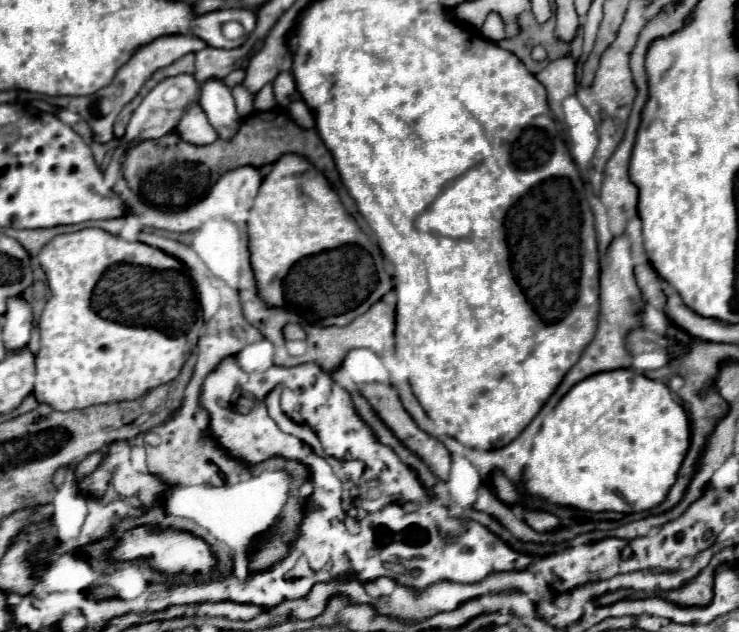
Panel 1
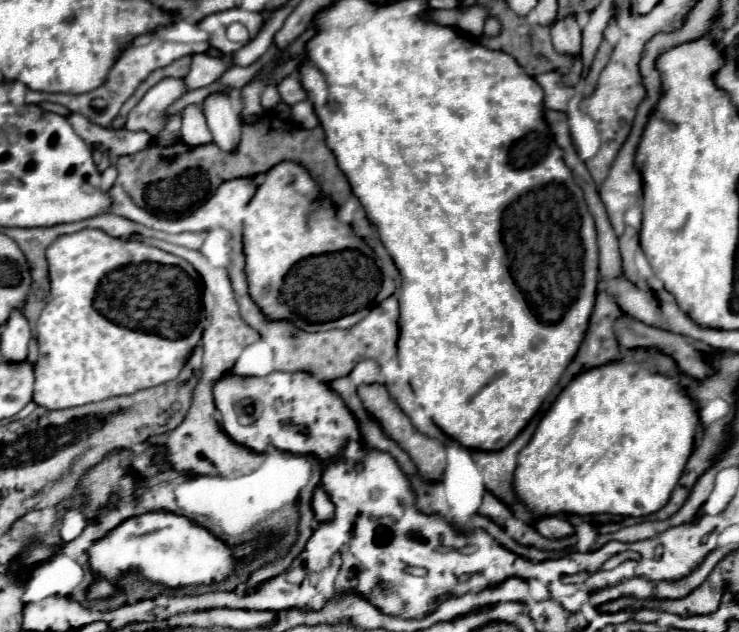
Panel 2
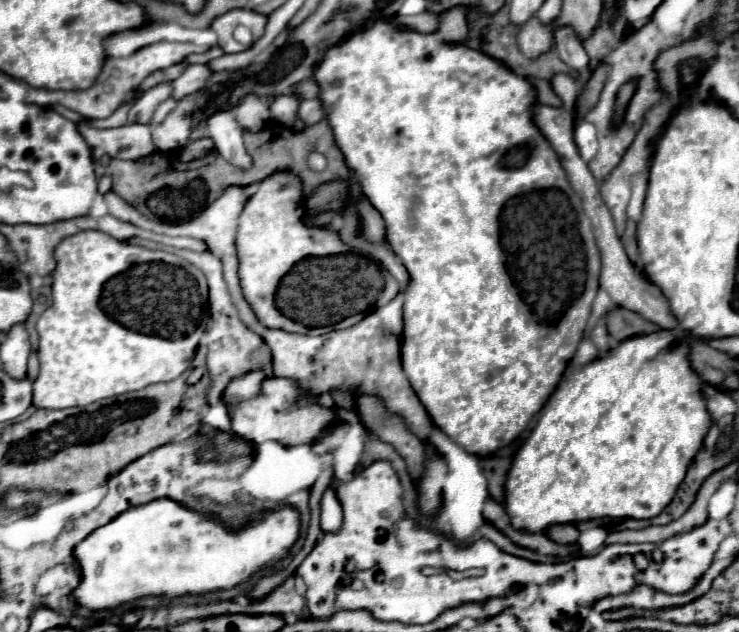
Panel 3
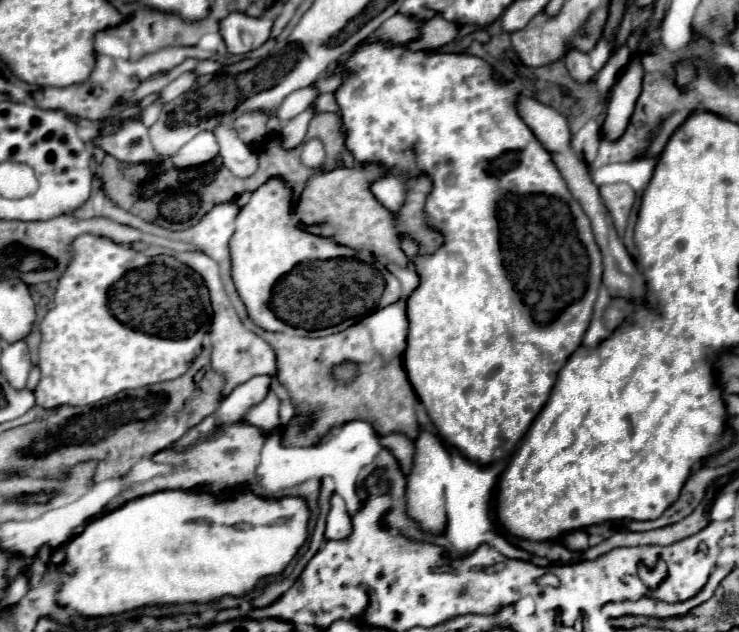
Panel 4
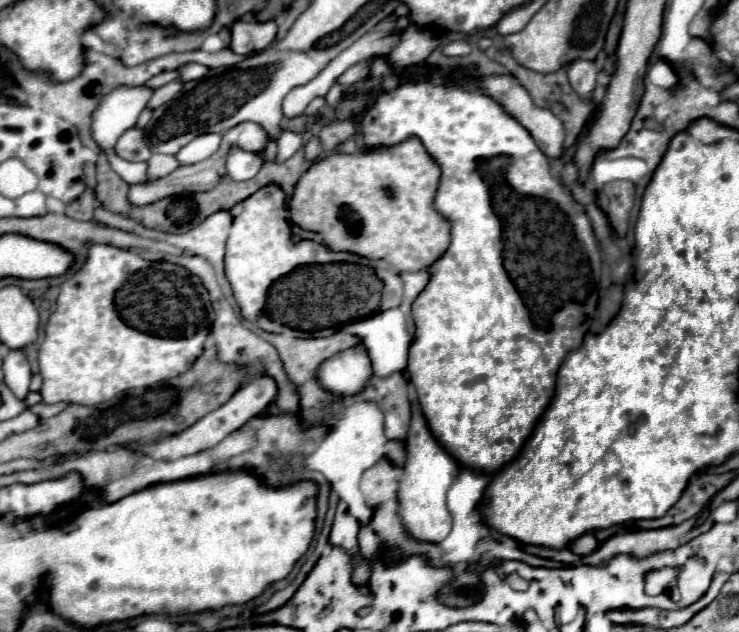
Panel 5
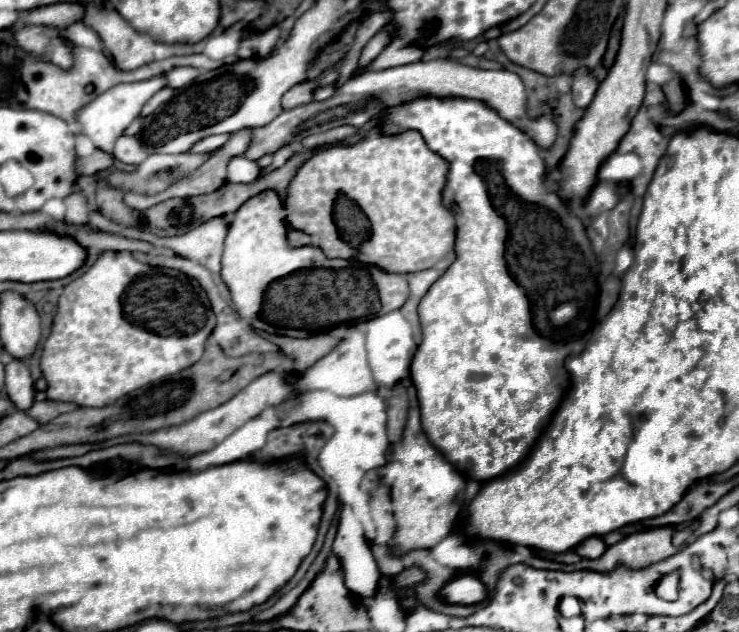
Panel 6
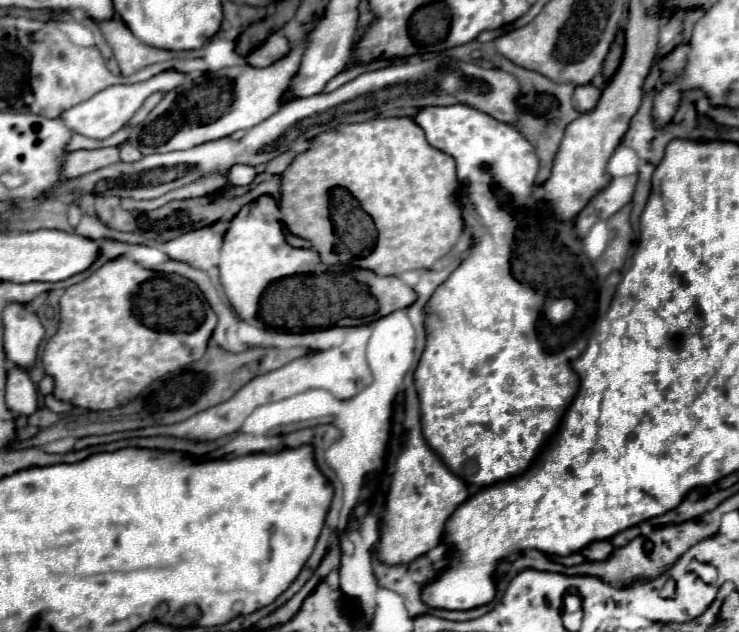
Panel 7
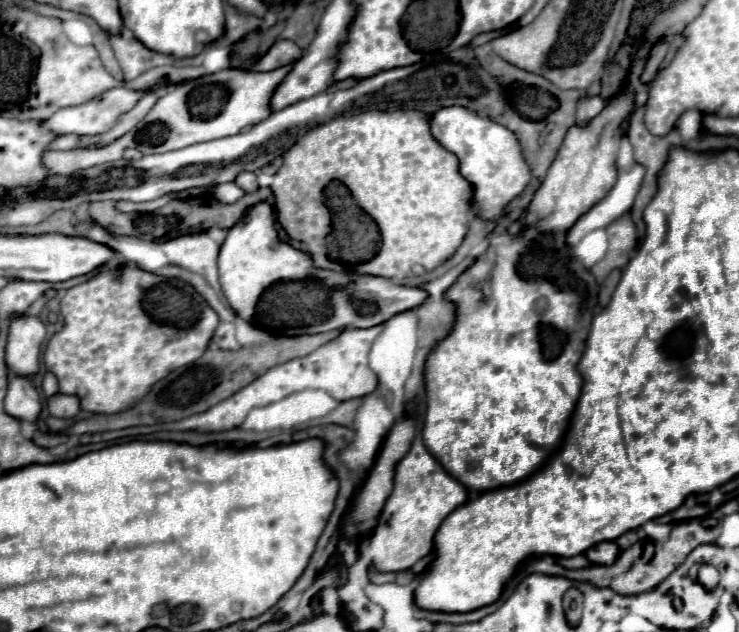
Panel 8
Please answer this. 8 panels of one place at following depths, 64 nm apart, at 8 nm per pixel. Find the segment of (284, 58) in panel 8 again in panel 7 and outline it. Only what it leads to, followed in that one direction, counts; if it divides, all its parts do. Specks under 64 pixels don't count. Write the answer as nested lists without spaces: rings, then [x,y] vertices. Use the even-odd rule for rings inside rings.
[[[276,32],[276,34],[272,34],[260,48],[256,48],[248,58],[246,58],[246,62],[250,64],[250,66],[254,66],[254,68],[266,68],[266,66],[270,66],[270,64],[274,64],[276,60],[280,60],[280,58],[284,58],[288,52],[290,52],[290,42],[280,34],[280,32]]]

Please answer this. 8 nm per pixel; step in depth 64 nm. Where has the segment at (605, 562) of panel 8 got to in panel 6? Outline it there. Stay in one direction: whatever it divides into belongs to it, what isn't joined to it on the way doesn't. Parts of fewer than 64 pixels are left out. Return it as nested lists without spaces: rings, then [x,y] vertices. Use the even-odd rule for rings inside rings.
[[[588,538],[584,540],[574,552],[580,554],[582,558],[600,558],[608,546],[604,544],[602,538]]]

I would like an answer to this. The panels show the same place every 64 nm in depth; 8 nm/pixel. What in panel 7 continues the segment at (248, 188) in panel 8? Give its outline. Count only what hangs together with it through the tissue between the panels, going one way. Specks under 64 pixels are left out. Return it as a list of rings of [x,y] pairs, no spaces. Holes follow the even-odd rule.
[[[232,166],[232,170],[230,170],[232,184],[248,186],[254,182],[254,178],[256,178],[256,168],[252,168],[252,166]]]

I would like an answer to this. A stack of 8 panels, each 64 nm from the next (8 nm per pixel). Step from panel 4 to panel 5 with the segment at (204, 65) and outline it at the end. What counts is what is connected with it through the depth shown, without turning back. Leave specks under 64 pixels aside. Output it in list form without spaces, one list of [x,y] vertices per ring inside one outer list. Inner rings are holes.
[[[184,64],[184,66],[178,68],[178,82],[198,80],[198,78],[202,78],[206,72],[208,72],[206,66],[200,66],[200,64]]]

